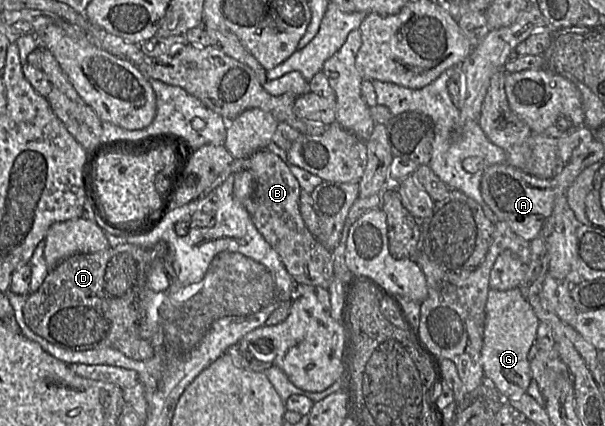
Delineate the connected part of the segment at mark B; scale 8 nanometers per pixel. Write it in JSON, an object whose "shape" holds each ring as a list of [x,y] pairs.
{"shape":[[[265,149],[245,159],[245,170],[253,175],[256,182],[255,211],[250,216],[257,230],[278,253],[295,284],[328,290],[334,279],[331,251],[311,234],[303,221],[299,208],[301,187],[291,173],[290,165],[274,151]]]}

